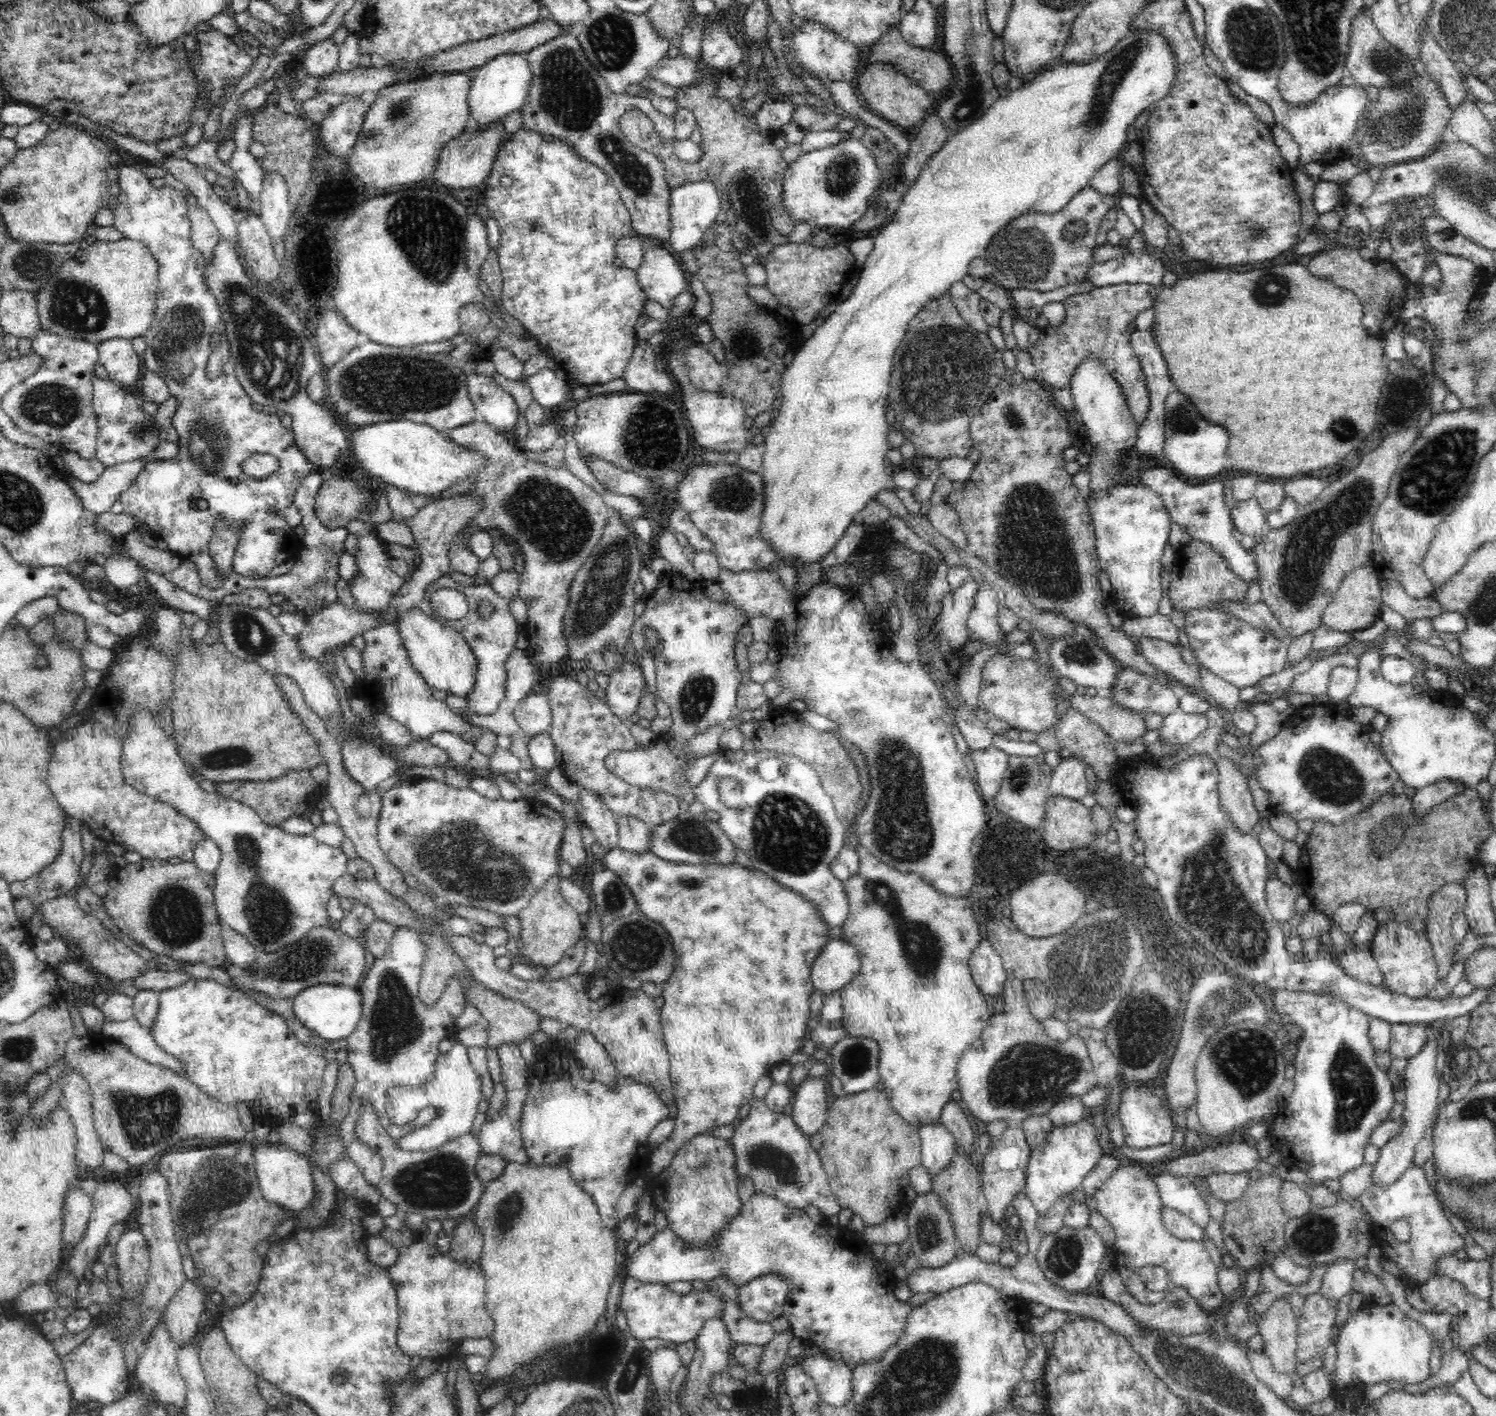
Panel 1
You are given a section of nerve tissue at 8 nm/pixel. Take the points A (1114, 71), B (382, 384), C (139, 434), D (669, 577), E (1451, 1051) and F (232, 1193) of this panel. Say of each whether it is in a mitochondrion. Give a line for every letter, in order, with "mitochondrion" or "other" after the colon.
A: mitochondrion
B: mitochondrion
C: mitochondrion
D: other
E: other
F: mitochondrion

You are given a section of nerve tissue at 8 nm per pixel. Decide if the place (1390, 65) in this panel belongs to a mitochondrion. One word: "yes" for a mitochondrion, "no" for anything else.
yes

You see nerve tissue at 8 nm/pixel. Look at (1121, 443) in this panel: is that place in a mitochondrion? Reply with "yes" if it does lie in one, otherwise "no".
no

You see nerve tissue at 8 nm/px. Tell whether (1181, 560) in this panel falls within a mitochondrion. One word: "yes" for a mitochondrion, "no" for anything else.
no

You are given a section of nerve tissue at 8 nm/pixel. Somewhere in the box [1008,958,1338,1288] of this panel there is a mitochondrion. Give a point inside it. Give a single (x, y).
(1246, 1059)

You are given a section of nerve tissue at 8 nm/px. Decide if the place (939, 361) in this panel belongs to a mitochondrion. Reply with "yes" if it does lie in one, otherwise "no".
yes

